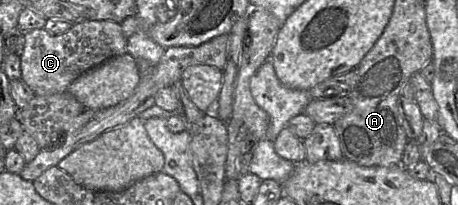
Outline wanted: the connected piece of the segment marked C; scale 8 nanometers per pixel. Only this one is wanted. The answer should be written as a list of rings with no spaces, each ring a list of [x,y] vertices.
[[[84,20],[73,23],[63,34],[51,34],[45,28],[33,29],[24,33],[25,43],[21,56],[21,79],[34,91],[35,95],[45,96],[68,91],[69,86],[85,72],[105,61],[127,53],[127,38],[123,35],[121,23],[109,20]]]

